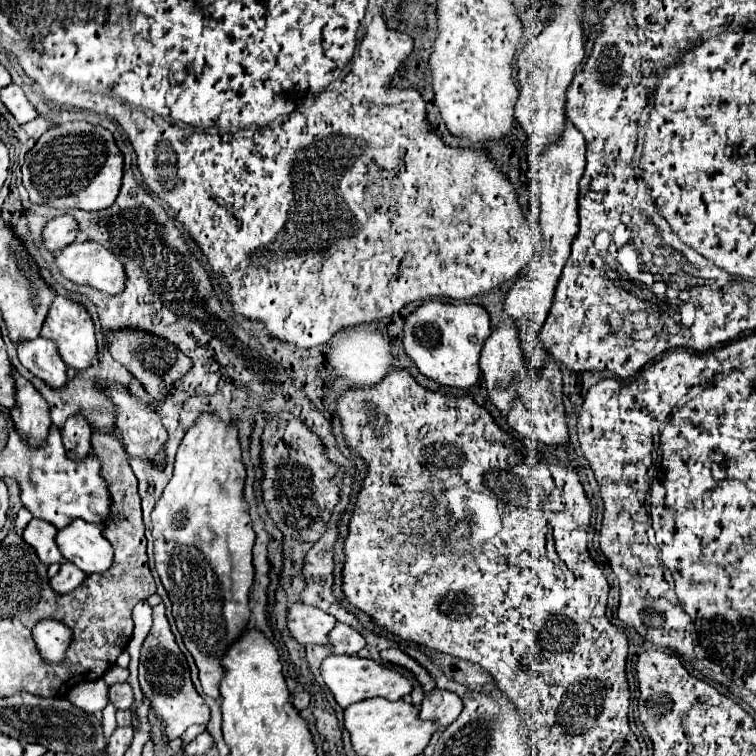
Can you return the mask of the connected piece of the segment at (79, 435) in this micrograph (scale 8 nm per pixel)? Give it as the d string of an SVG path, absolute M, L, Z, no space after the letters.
M72 415L62 425L62 441L66 447L66 455L70 455L70 459L84 459L90 455L90 437L92 429L82 415Z

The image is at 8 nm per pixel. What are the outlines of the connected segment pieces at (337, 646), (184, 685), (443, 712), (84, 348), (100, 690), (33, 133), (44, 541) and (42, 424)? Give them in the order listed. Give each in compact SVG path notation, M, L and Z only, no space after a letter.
M336 623L334 631L330 633L330 647L334 655L352 655L358 653L366 645L364 635L360 635L354 627Z
M164 605L154 607L154 625L142 645L140 653L140 687L142 693L152 701L152 707L158 715L158 719L166 721L166 739L182 737L182 733L194 725L206 725L210 719L210 709L204 703L204 699L196 693L192 681L190 681L190 669L188 663L180 651L180 647L174 641L174 633L170 631L170 623L164 613Z
M434 689L424 695L420 717L448 727L460 715L462 707L462 699L456 693L446 689Z
M56 295L56 299L52 301L50 305L50 311L46 315L46 321L42 325L42 331L40 331L42 337L48 337L48 339L54 339L56 341L56 347L60 351L60 357L64 359L66 365L74 367L76 371L82 371L86 367L90 367L92 363L92 357L96 357L96 335L94 335L94 323L88 315L88 311L84 309L82 303L76 303L68 297L62 297L62 295Z
M102 679L94 683L80 683L70 691L68 699L70 703L74 703L76 707L82 707L84 711L90 711L90 713L102 711L108 703L108 685Z
M38 117L38 119L34 119L34 121L26 123L26 125L22 125L22 127L24 127L24 131L26 131L32 139L40 139L42 133L50 127L50 123L48 123L44 117Z
M32 519L26 529L24 529L24 537L26 537L26 543L30 543L38 557L42 559L42 563L46 565L52 565L52 563L64 563L62 559L62 553L54 541L58 529L56 527L50 527L50 523L42 521L42 519Z
M14 367L10 369L10 375L16 387L16 403L10 409L12 421L16 429L30 439L32 445L38 445L42 439L46 439L46 429L52 425L50 407L34 389L34 385L26 381Z

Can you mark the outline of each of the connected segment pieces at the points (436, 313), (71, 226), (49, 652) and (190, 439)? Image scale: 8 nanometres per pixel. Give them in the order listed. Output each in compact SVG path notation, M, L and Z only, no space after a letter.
M426 301L420 305L404 325L404 351L414 361L416 369L438 385L468 389L480 379L480 351L492 333L490 317L484 307L474 303L442 303Z
M60 215L52 221L48 221L42 237L44 237L44 245L48 251L60 253L64 247L74 243L76 233L78 233L78 221L70 215Z
M40 619L32 629L32 641L46 663L62 663L72 639L72 629L58 619Z
M202 413L186 431L178 447L174 475L166 485L160 501L156 503L152 515L156 571L172 601L172 613L184 645L196 661L200 685L212 699L220 699L218 683L222 679L222 667L218 659L250 621L248 591L254 581L252 545L256 535L252 531L250 505L244 501L244 483L246 467L242 463L242 447L238 441L236 425L232 421L220 419L218 415Z

